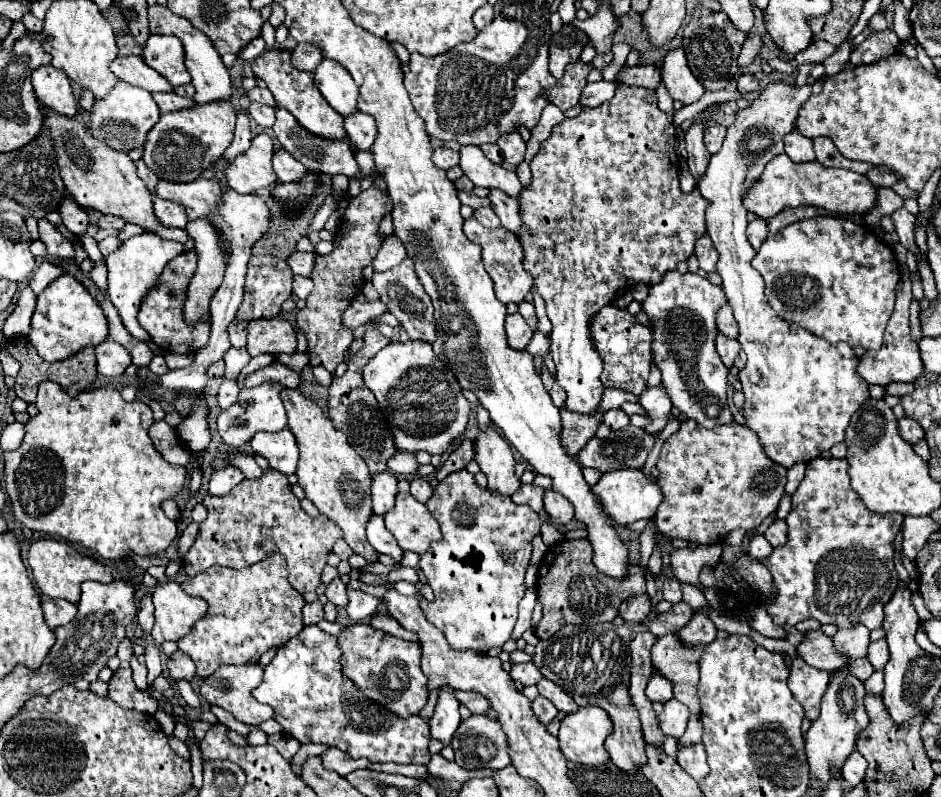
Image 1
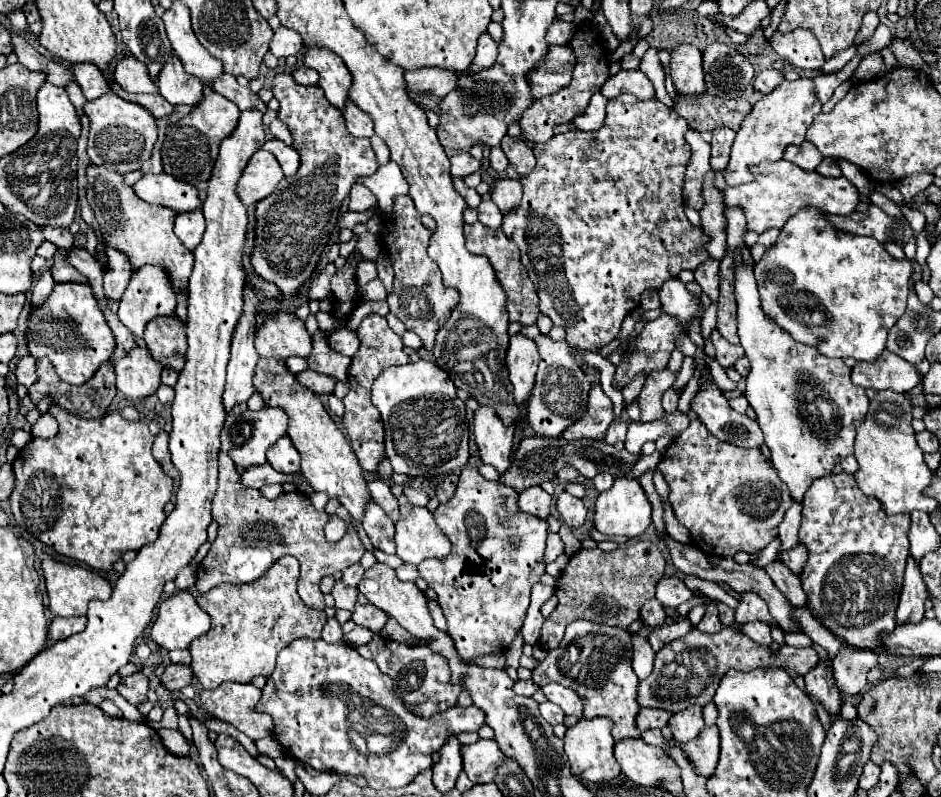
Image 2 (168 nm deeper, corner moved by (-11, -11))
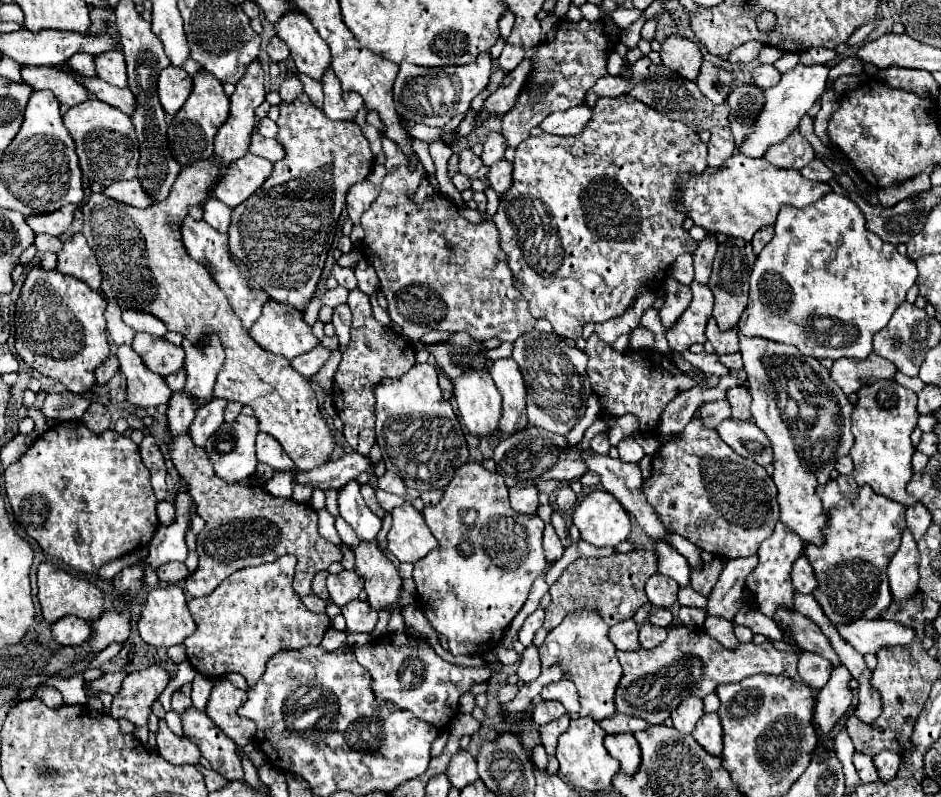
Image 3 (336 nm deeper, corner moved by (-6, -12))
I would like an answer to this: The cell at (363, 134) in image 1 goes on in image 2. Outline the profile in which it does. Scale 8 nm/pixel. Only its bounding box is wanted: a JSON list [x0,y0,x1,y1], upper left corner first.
[343,100,375,138]

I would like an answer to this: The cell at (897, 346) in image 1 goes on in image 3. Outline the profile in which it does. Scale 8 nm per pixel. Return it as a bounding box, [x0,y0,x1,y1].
[830,353,896,395]

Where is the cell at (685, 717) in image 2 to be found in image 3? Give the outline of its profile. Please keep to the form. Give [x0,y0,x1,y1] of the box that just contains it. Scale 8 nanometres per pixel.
[672,697,704,735]

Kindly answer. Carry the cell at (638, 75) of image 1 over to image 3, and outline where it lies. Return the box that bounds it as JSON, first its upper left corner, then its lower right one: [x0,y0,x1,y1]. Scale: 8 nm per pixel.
[586,77,632,105]

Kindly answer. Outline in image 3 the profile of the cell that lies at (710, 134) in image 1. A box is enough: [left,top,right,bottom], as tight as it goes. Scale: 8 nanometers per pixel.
[708,127,734,167]

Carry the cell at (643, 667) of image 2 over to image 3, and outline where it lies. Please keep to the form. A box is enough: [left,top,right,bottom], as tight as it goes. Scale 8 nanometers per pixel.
[610,619,640,651]

